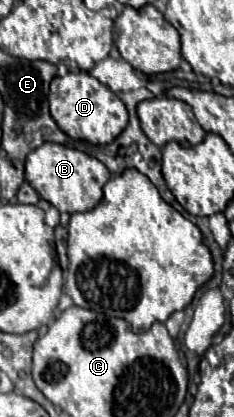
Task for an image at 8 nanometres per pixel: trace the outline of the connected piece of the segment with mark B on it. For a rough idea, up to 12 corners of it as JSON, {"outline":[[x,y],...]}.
{"outline":[[44,143],[26,181],[60,213],[94,209],[110,171],[74,147]]}

